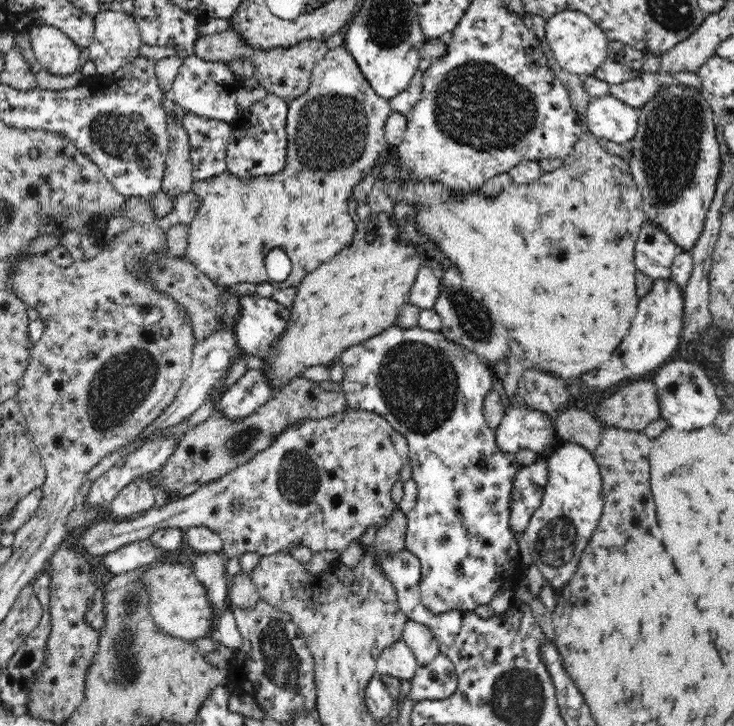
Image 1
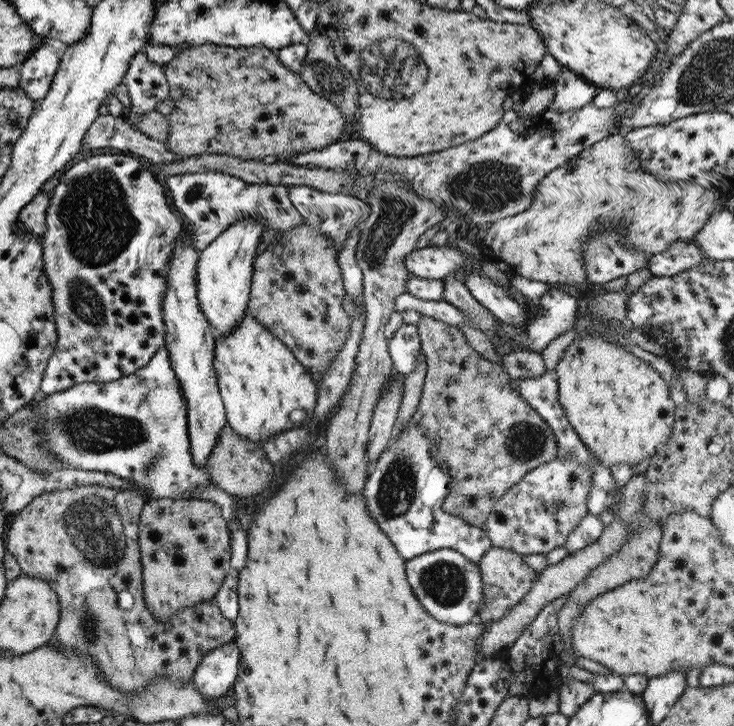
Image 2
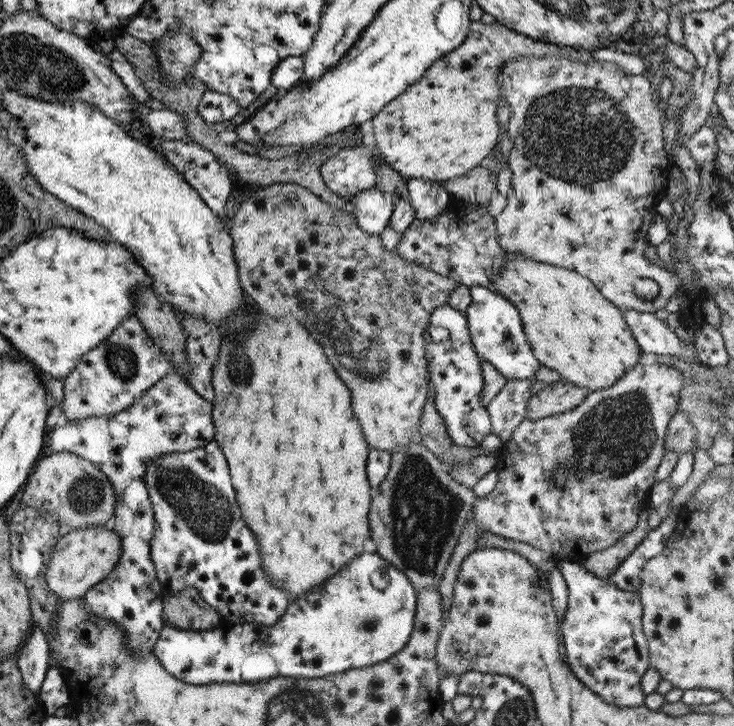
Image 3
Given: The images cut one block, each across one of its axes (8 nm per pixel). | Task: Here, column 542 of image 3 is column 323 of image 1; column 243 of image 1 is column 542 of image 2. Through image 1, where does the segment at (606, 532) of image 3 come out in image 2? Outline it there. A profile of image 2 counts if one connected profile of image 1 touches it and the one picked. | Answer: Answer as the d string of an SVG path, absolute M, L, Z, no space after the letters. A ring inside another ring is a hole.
M556 456L554 460L529 470L517 484L513 484L495 503L481 530L489 538L491 545L497 548L505 548L519 555L546 554L557 546L563 546L568 533L574 530L581 518L587 514L585 497L589 493L589 485L591 485L591 468L579 468L574 461Z

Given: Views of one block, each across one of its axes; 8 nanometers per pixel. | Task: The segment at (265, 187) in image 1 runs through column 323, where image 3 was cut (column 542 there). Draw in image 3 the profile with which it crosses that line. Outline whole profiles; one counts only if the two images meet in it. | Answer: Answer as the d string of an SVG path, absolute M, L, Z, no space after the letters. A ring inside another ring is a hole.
M520 57L514 62L507 63L499 72L499 91L501 97L505 99L510 108L509 120L507 122L507 136L511 141L511 149L508 156L508 168L511 170L510 187L511 192L507 194L507 203L503 210L493 217L496 228L495 239L497 244L507 254L523 256L541 264L551 264L551 266L567 268L590 280L599 294L608 300L618 309L633 309L644 313L654 313L655 310L664 308L669 302L669 298L674 294L675 289L679 289L675 284L675 278L671 272L659 268L659 264L649 262L643 256L643 249L647 247L647 229L655 214L655 205L665 196L665 185L668 181L668 173L672 167L670 159L663 150L662 118L660 107L661 102L657 99L657 94L651 94L651 82L647 76L642 74L633 75L624 73L613 63L602 60L593 60L589 63L577 63L572 59L564 57ZM635 278L650 278L657 283L658 293L652 300L637 297L634 293Z

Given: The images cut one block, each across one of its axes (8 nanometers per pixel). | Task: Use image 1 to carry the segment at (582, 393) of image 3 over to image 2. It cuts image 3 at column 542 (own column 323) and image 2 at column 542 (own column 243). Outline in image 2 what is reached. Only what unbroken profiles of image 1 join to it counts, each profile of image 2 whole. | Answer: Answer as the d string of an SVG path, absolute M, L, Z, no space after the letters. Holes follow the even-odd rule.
M421 316L419 321L417 321L416 326L419 340L421 340L421 351L426 362L426 375L424 376L424 381L422 383L422 393L420 395L419 404L416 408L416 414L418 415L418 422L416 422L416 425L421 428L421 436L425 436L425 438L429 440L429 444L435 446L435 449L429 447L428 450L431 459L435 458L437 463L444 465L451 478L449 490L443 499L441 510L447 514L460 518L471 527L481 529L485 519L487 519L487 515L491 513L491 509L495 506L495 503L501 498L501 496L503 496L503 494L505 494L505 492L507 492L507 490L509 490L509 488L511 488L511 486L513 486L513 484L517 484L517 482L519 482L529 470L533 470L533 468L537 468L541 464L550 462L556 458L558 450L555 436L551 433L548 425L537 413L524 403L522 397L516 392L516 390L514 390L514 388L512 388L512 378L504 371L503 366L500 365L502 369L498 369L497 366L491 364L490 361L487 361L487 359L484 359L473 351L473 349L471 349L471 347L465 342L463 334L461 334L459 328L426 316Z

